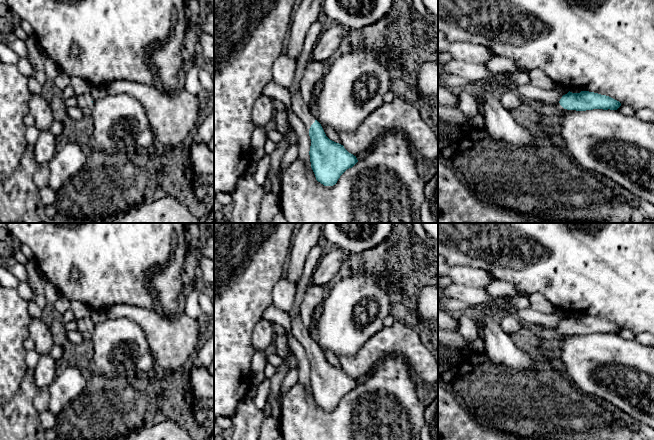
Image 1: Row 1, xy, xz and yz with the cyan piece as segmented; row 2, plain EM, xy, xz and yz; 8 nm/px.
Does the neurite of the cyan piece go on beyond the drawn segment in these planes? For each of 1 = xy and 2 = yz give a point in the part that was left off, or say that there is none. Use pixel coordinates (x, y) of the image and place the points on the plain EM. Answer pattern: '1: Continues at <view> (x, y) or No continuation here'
1: No continuation here
2: No continuation here

